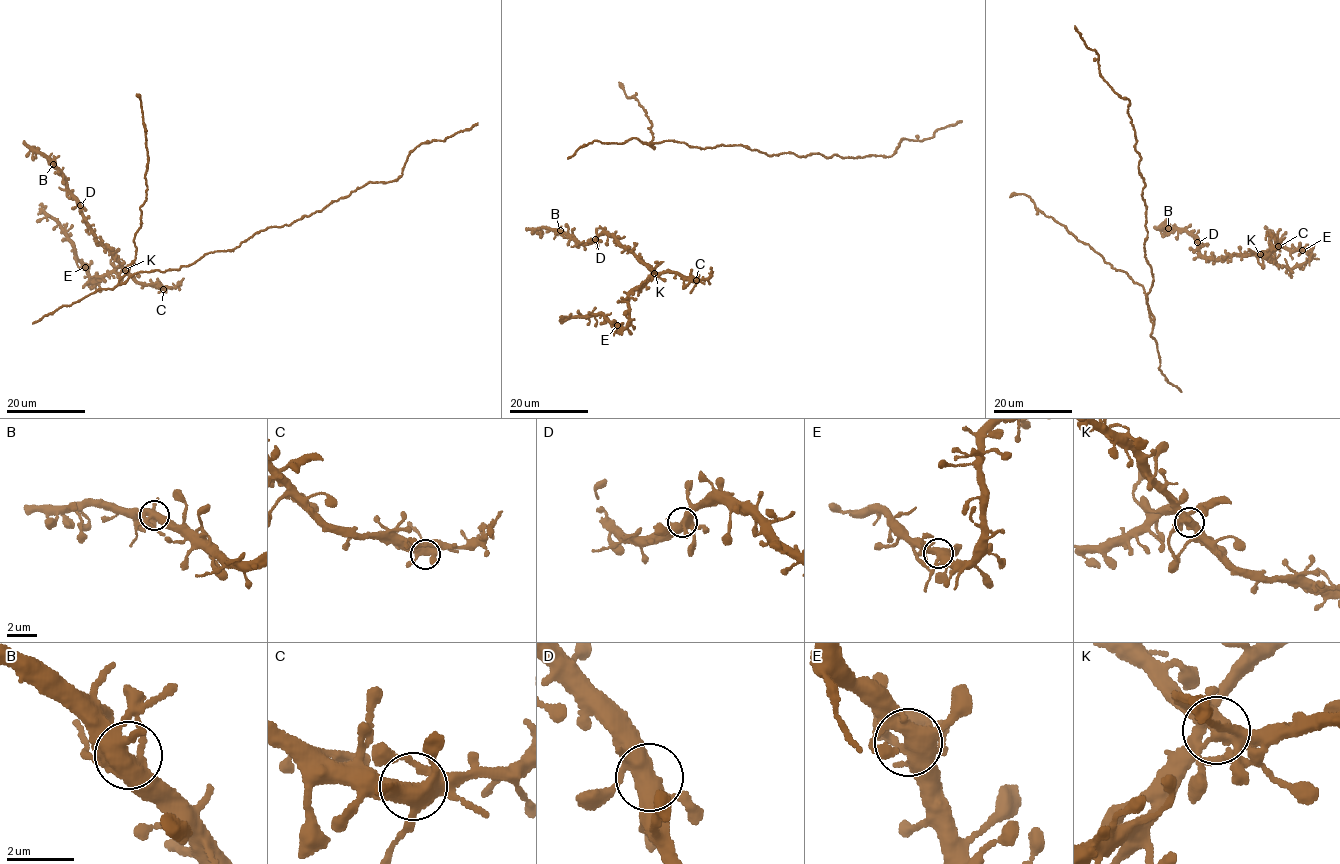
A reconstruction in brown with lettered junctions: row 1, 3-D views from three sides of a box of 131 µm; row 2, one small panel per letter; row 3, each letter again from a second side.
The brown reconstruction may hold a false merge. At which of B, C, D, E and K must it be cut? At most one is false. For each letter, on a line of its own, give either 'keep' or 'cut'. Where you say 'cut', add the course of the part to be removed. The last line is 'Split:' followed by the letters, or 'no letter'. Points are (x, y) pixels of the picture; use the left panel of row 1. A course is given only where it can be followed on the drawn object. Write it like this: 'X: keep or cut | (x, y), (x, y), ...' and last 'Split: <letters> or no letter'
B: keep
C: keep
D: keep
E: keep
K: keep
Split: no letter

